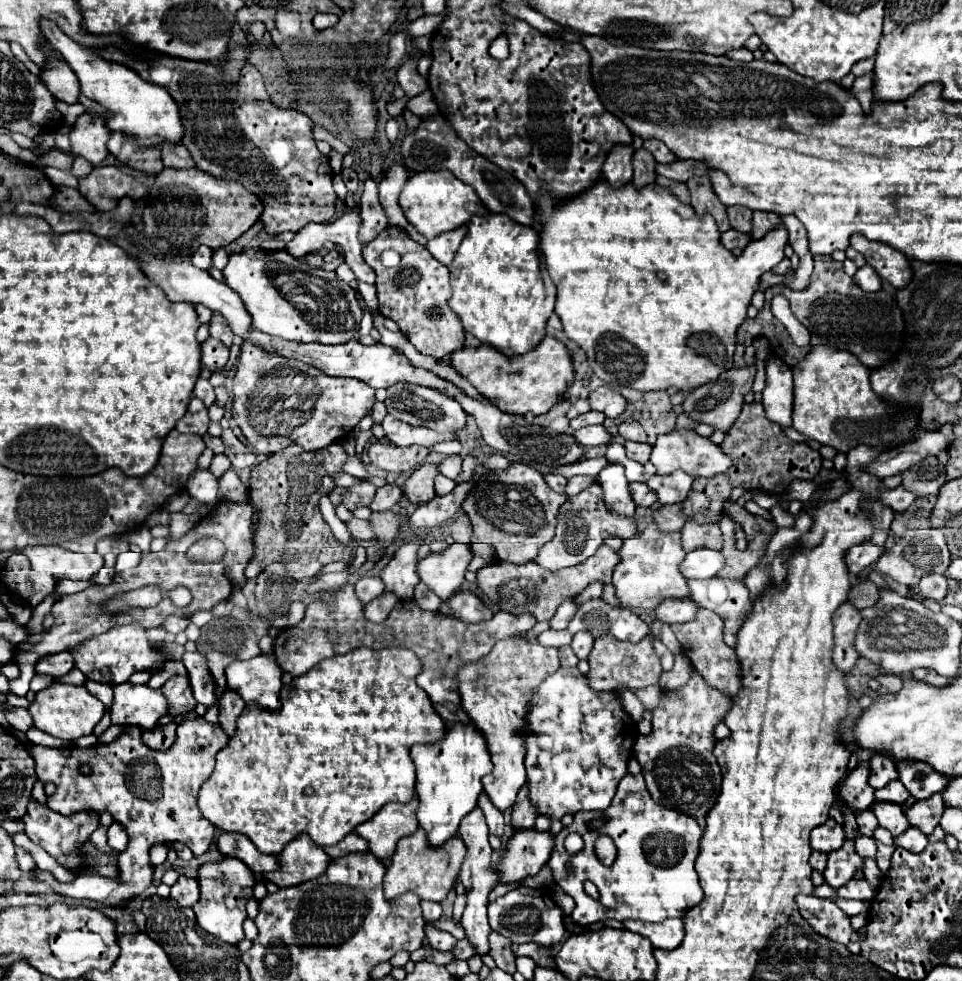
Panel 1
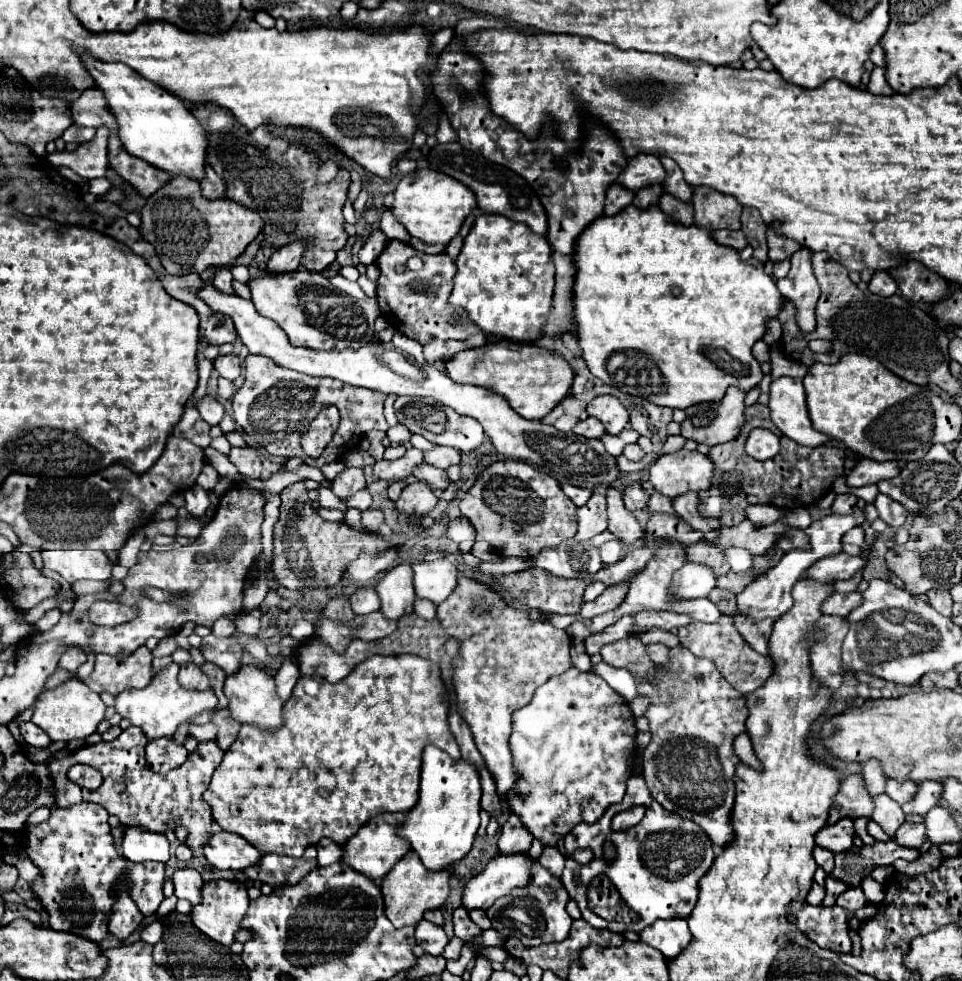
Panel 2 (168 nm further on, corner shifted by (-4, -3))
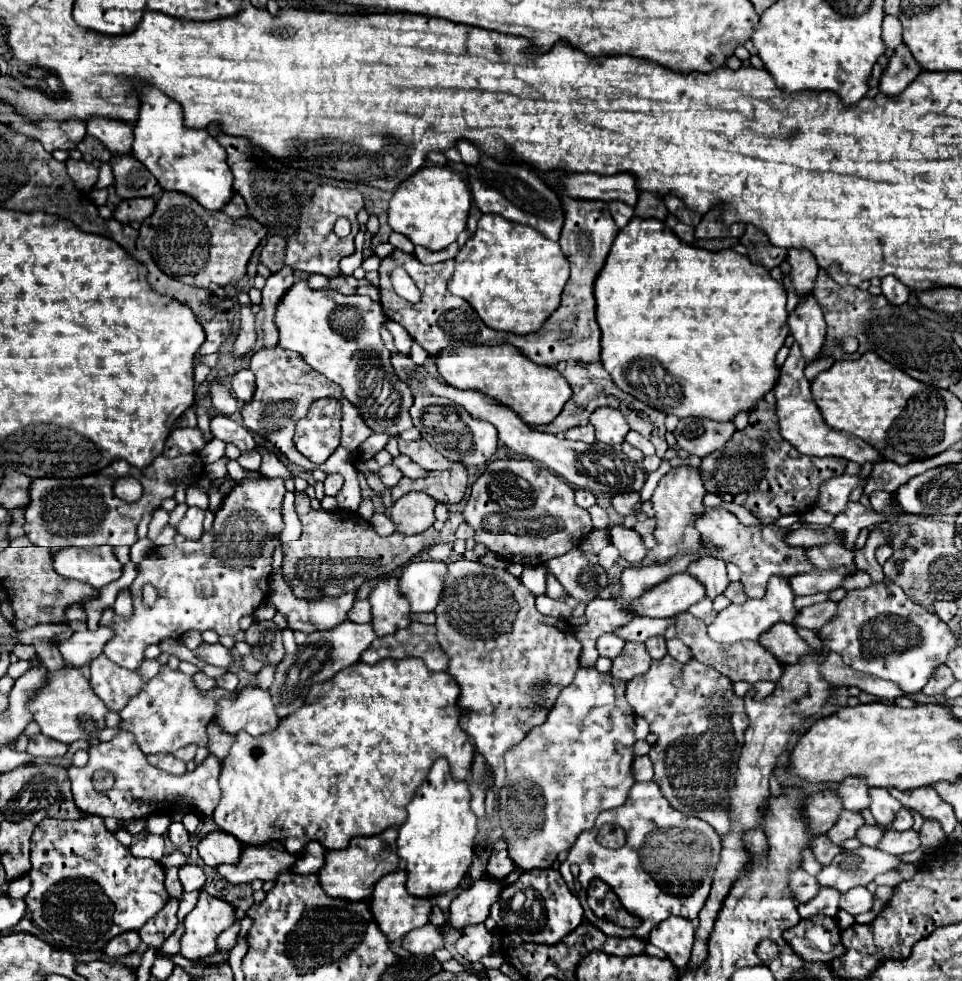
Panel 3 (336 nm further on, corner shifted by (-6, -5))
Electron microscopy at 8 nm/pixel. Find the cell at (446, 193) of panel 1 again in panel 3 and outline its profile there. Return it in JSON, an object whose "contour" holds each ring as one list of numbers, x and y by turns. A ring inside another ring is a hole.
{"contour":[[425,166,395,190,389,202,389,226,393,232,405,234,415,246,437,252,453,244,459,232,465,230,469,208,471,192,459,174,445,166]]}

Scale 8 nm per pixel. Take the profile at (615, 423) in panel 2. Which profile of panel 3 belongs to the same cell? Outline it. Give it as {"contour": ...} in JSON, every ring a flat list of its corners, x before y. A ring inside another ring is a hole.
{"contour":[[599,408,591,414,591,424,595,426,595,436,603,444,621,444,629,432,629,424,623,414,615,408]]}

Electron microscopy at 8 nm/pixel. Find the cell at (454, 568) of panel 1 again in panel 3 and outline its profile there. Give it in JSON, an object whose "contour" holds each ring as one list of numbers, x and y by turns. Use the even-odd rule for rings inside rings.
{"contour":[[421,560,405,566,399,578,399,592,407,598,411,612,433,612,439,602,443,578,447,574,445,562]]}

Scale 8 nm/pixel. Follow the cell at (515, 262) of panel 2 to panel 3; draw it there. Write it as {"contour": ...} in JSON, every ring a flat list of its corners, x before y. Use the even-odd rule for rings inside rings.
{"contour":[[483,214,477,232,455,256,455,272,449,290,467,300,489,328,511,334,531,334,557,310,567,278,569,262,557,242,541,236,541,232,529,226,509,222,497,214]]}

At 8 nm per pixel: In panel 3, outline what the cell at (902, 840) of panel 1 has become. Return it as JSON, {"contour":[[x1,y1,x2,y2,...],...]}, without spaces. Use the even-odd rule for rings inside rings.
{"contour":[[859,846,857,850,843,850,837,854,831,864,823,866,823,870,817,874,817,882,819,886,835,888,845,894,855,886,867,886,877,874,895,870,899,864,899,858,881,852,879,848]]}

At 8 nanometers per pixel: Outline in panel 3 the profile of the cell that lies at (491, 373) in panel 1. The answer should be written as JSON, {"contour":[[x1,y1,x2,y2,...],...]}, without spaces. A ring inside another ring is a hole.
{"contour":[[511,344,501,346,449,346,435,356,443,380,459,390,477,390,509,406,527,424,549,424,571,398,571,386,557,368,539,366]]}

